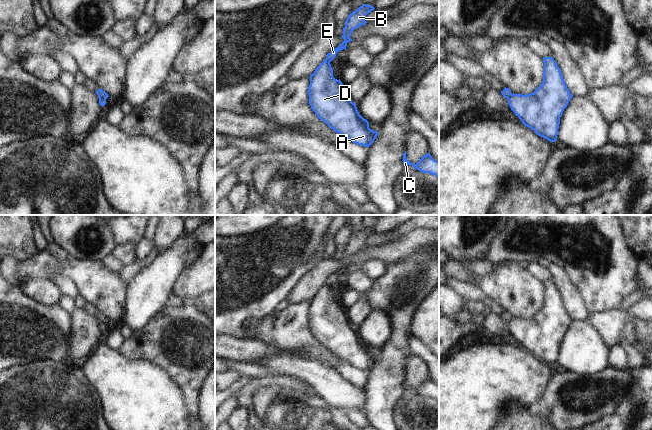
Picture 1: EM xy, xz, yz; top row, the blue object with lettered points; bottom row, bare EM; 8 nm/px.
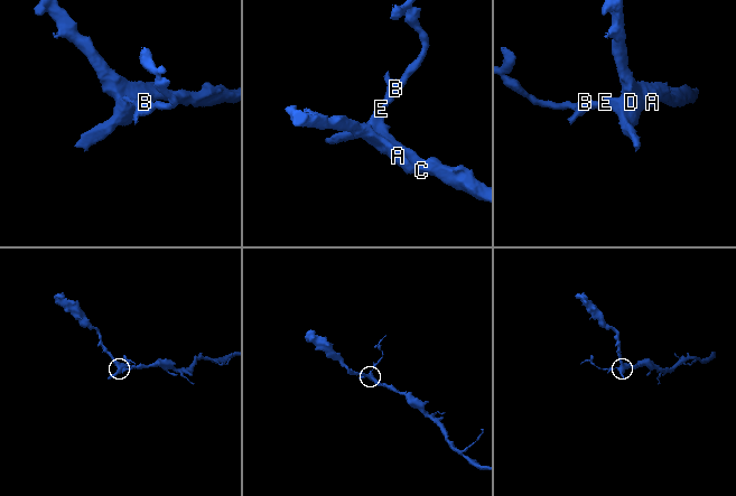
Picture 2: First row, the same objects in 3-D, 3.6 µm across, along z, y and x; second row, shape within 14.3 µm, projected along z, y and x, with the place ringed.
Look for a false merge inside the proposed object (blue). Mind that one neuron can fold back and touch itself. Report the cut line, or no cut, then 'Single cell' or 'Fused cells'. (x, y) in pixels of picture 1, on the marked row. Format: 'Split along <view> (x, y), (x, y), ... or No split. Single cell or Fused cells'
Split along yz (512, 94), (508, 99). Fused cells

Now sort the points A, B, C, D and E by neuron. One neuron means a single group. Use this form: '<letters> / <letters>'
A C D / B E

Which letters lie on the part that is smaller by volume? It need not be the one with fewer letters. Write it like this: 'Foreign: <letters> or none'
Foreign: B, E

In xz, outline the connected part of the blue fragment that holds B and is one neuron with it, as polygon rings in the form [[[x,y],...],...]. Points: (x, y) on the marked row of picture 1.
[[[363,4],[357,10],[350,13],[349,17],[345,21],[343,35],[341,36],[344,39],[344,41],[337,48],[333,49],[330,53],[327,54],[325,61],[331,62],[339,51],[343,49],[346,50],[347,43],[352,41],[352,39],[349,36],[356,28],[367,23],[365,21],[365,17],[374,9],[375,8],[371,5]]]

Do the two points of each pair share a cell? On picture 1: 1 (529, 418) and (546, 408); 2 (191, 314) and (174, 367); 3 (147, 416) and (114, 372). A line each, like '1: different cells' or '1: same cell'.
1: different cells
2: same cell
3: same cell

